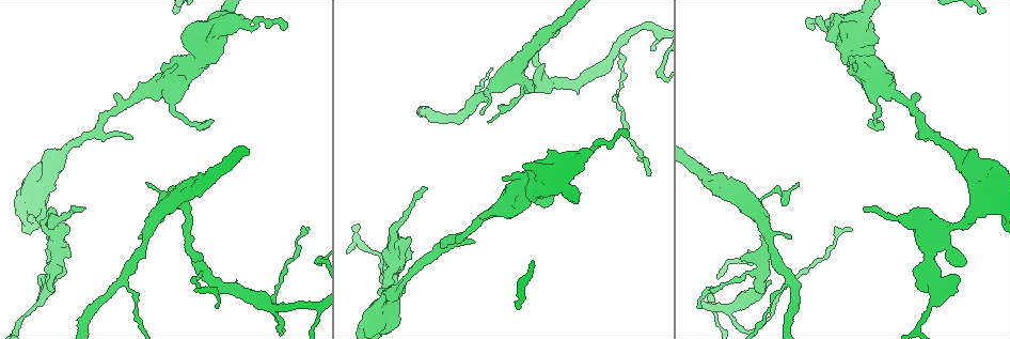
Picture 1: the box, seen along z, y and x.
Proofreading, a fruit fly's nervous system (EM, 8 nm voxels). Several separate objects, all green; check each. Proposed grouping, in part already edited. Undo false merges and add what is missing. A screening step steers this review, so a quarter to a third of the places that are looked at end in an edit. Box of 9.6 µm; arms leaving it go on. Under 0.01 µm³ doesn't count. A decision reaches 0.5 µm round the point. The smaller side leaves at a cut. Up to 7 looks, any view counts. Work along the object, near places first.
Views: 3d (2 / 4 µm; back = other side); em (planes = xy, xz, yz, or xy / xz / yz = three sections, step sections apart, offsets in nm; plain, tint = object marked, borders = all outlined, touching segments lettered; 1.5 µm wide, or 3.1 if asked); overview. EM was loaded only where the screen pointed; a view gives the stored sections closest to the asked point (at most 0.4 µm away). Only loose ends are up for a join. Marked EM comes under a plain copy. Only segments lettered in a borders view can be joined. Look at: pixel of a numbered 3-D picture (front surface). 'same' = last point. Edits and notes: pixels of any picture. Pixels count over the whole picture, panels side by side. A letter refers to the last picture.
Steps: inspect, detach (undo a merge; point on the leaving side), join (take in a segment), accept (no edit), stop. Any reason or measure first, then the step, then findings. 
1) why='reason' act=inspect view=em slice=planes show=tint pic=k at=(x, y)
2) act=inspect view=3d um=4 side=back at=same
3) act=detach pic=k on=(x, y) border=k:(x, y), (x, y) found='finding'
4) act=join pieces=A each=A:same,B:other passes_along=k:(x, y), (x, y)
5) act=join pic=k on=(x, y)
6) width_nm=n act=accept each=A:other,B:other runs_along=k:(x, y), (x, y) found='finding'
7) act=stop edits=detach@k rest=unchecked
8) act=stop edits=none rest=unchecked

why='thin end' act=inspect view=3d um=4 pic=1 at=(304, 230)

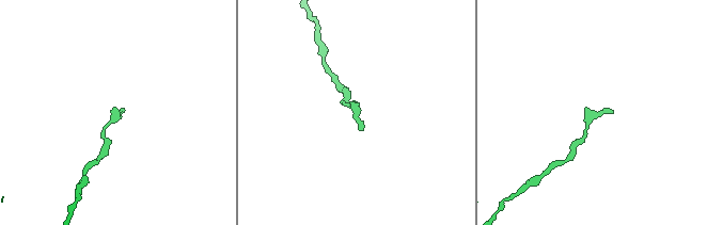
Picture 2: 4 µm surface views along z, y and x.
why='need the tissue' act=inspect view=em slice=planes show=borders pic=2 at=(359, 129)

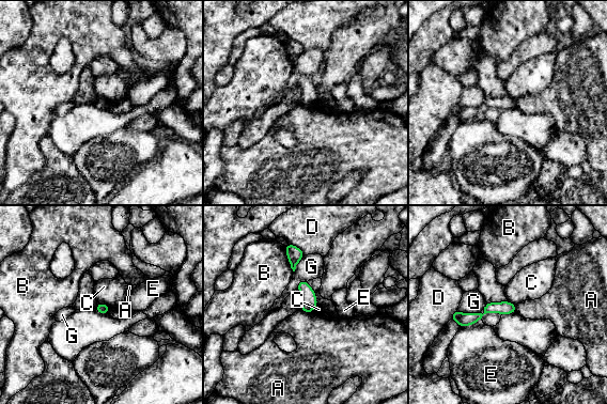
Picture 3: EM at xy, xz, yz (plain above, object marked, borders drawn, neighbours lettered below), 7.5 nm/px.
longest_contact=B:220nm act=accept each=A:other,B:other,C:other,D:other,E:other,G:other found='no lettered segment goes on from it'

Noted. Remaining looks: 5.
why='branch stops here' act=inspect view=3d um=4 pic=1 at=(548, 150)

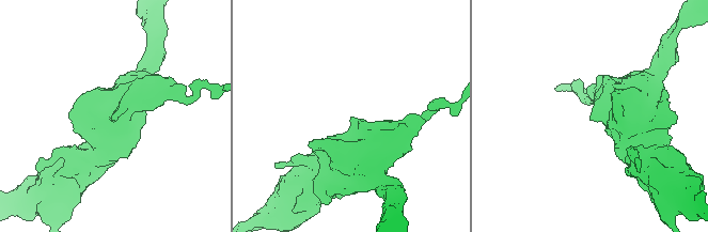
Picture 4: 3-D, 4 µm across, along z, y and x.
why='now the EM' act=inspect view=em um=3.1 slice=planes show=tint pic=4 at=(352, 120)

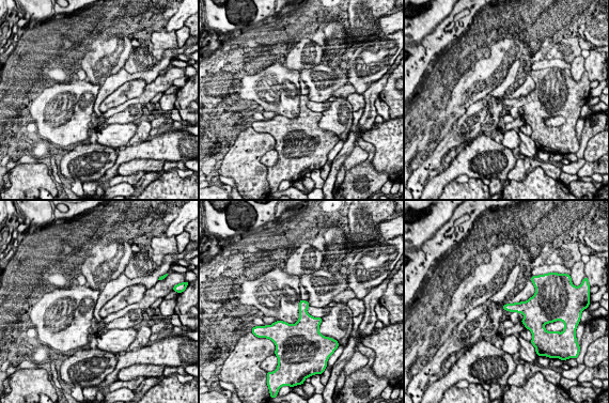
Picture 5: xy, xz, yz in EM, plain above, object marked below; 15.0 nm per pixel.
act=inspect view=em um=3.1 slice=planes show=borders at=same

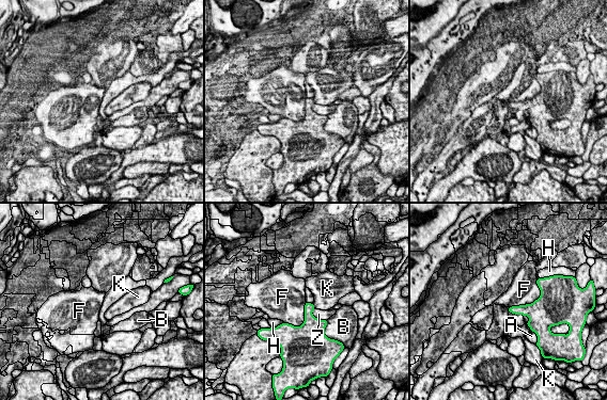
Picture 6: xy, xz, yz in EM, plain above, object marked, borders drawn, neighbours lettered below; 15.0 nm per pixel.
act=accept each=A:other,B:other,F:other,H:other,K:other,Z:other border=6:(537, 281), (537, 299), (509, 307) found='none of them fits'

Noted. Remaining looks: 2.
why='long arm stops here' act=inspect view=em slice=xy step=8 show=borders pic=1 at=(284, 28)

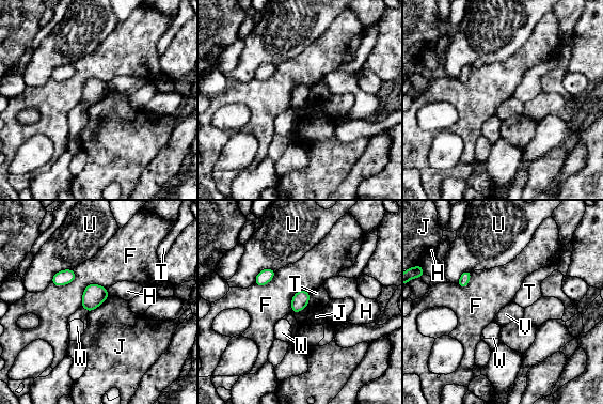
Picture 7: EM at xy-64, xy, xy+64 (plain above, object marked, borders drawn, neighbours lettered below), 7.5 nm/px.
width_nm=130 act=accept each=F:other,H:other,J:other,T:other,U:other,V:other,W:other border=7:(109, 296), (89, 312) found='no lettered segment goes on from it'

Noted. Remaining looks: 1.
act=stop edits=none rest=unchecked

